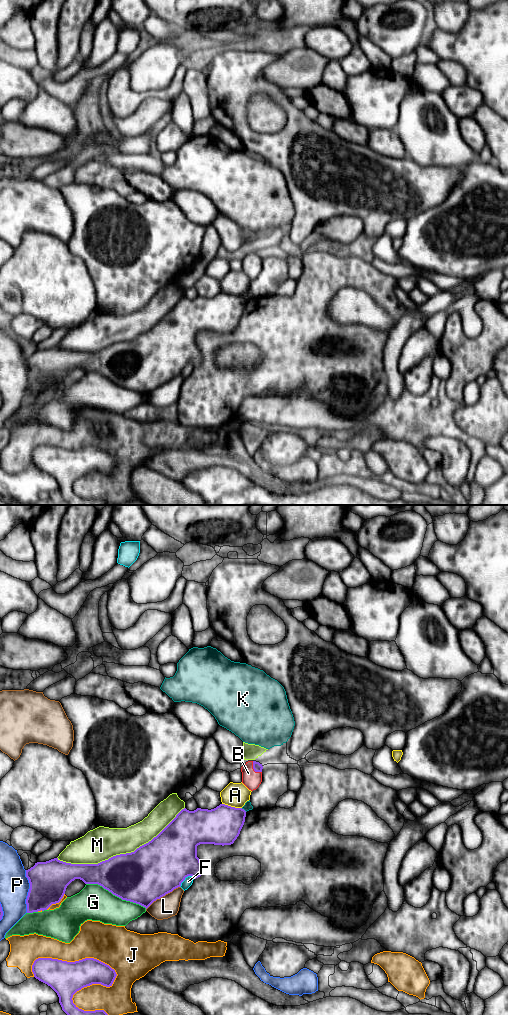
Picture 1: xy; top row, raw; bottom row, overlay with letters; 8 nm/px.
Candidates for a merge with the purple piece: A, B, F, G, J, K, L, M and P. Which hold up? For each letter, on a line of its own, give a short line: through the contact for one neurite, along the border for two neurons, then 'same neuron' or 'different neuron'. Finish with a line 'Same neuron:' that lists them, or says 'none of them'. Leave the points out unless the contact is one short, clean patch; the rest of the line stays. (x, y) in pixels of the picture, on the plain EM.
A: different neuron
B: line xy (257, 255), (254, 257), (251, 267); same neuron
F: different neuron
G: different neuron
J: different neuron
K: different neuron
L: different neuron
M: different neuron
P: different neuron
Same neuron: B

